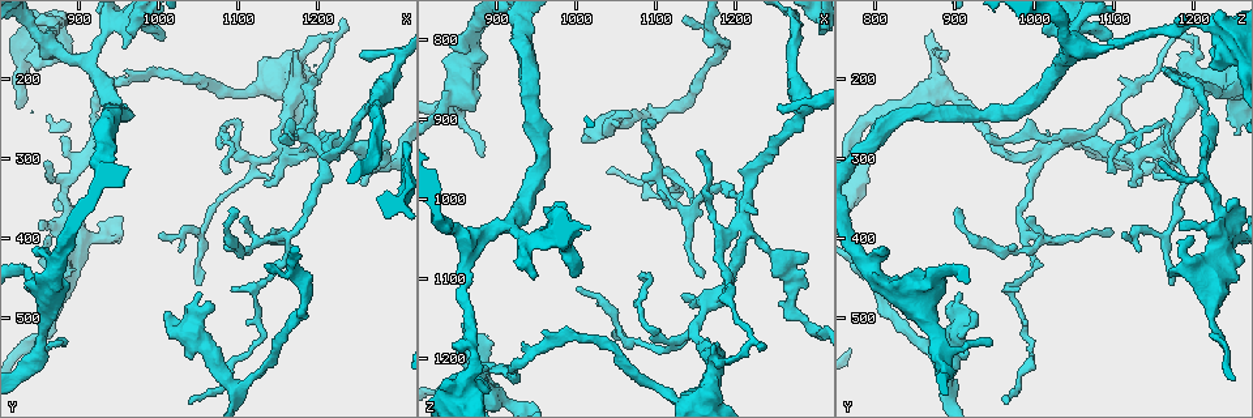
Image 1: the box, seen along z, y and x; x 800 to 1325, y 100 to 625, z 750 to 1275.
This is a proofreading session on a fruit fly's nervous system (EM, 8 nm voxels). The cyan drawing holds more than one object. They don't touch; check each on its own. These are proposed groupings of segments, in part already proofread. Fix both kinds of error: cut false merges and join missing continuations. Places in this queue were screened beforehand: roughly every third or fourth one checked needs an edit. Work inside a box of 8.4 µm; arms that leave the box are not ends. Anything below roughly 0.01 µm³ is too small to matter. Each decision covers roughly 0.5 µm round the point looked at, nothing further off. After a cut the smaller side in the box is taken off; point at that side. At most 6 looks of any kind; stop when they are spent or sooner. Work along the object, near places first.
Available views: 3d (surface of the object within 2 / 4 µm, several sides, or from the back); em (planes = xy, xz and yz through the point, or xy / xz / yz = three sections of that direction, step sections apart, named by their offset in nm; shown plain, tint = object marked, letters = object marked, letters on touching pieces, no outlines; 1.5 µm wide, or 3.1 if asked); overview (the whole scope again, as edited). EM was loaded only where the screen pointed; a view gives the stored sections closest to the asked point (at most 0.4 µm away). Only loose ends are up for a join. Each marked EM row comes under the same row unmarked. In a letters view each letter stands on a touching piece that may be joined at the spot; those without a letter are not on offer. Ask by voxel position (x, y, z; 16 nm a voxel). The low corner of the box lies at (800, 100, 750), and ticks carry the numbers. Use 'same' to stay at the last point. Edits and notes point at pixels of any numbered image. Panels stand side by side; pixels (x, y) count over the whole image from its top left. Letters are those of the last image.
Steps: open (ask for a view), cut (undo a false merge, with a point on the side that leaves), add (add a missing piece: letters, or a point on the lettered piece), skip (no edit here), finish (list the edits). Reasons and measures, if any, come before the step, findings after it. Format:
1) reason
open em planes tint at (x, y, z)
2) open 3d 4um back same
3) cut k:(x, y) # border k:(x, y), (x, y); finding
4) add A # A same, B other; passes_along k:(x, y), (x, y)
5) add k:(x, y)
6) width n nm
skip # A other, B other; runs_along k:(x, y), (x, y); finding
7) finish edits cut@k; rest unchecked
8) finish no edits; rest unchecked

an open end
open 3d 4um at (890, 440, 1170)

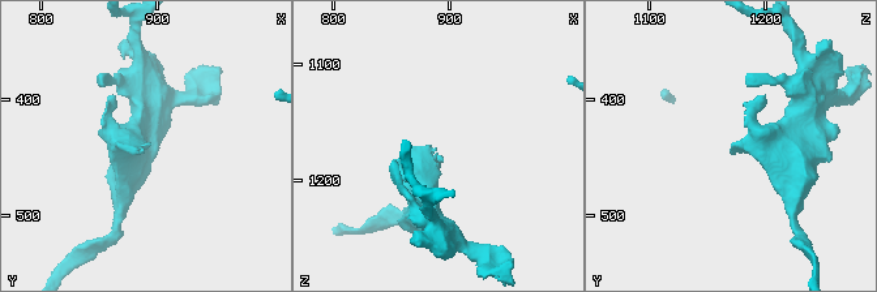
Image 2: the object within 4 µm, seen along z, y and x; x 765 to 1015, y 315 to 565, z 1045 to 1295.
now the EM
open em yz step 8 letters at (886, 442, 1172)

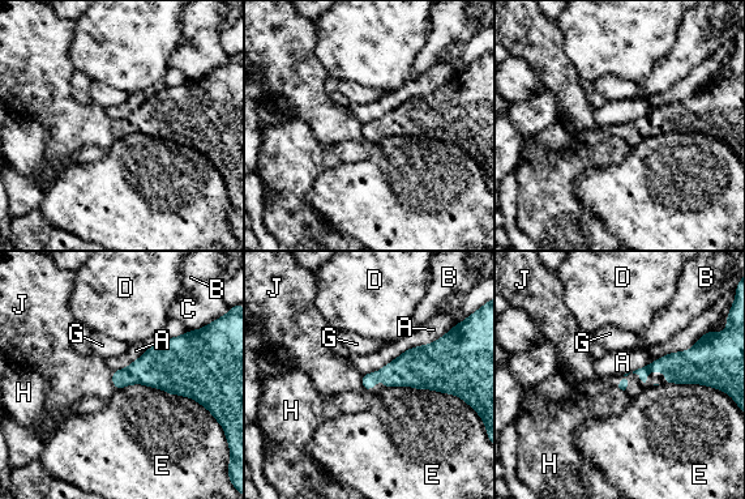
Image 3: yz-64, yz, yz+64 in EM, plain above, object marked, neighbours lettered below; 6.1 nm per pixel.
open em xy step 8 letters same

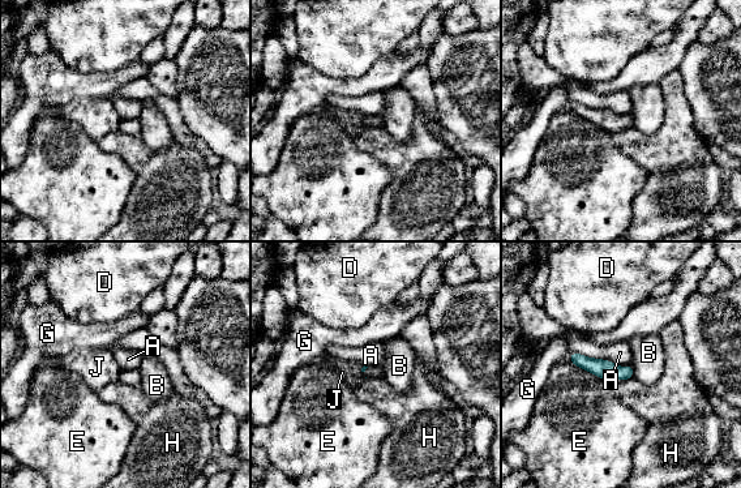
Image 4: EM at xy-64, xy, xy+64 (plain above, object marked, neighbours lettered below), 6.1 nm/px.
skip # A other, B other, D other, E other, G other, H other, J other; none of them fits

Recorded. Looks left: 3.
a fork
open em planes tint at (885, 325, 1215)

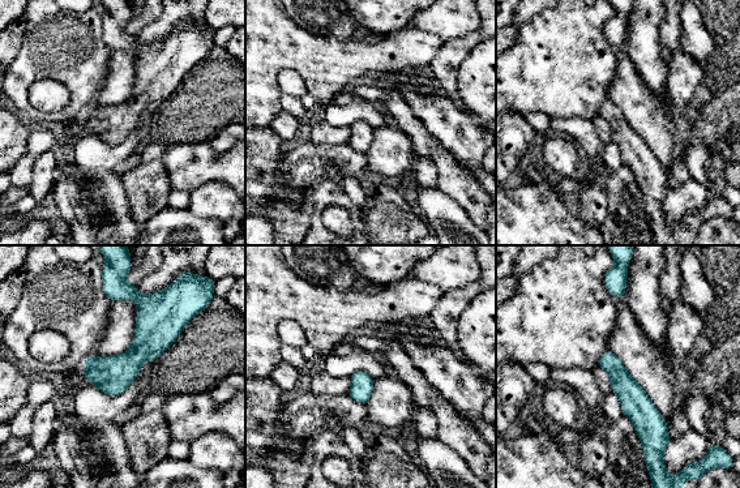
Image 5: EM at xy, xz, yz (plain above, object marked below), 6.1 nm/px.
open em planes letters same

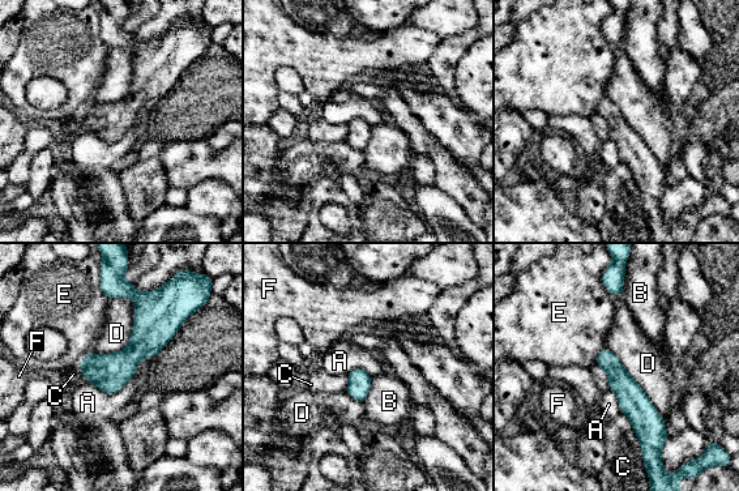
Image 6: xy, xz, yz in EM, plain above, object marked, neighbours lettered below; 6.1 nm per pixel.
width 160 nm
skip # A other, B other, C other, D other, E other, F other; runs_along 6:(606, 351), (648, 425), (648, 440); one neuron here

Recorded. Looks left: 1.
branch point
open em planes letters at (1035, 520, 900)

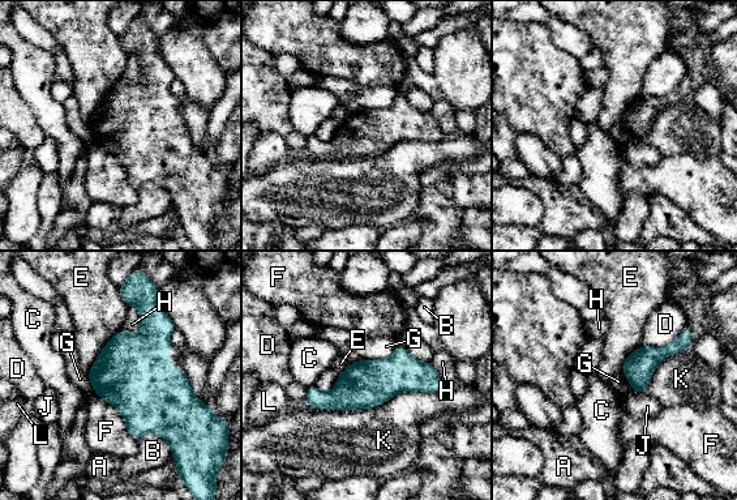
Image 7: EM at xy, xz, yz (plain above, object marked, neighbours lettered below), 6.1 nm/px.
skip # A other, B other, C other, D other, E other, F other, G other, H other, J other, K other, L other; runs_along 7:(440, 387), (373, 381), (308, 401); all the same neuron

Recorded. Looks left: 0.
finish no edits; rest unchecked

